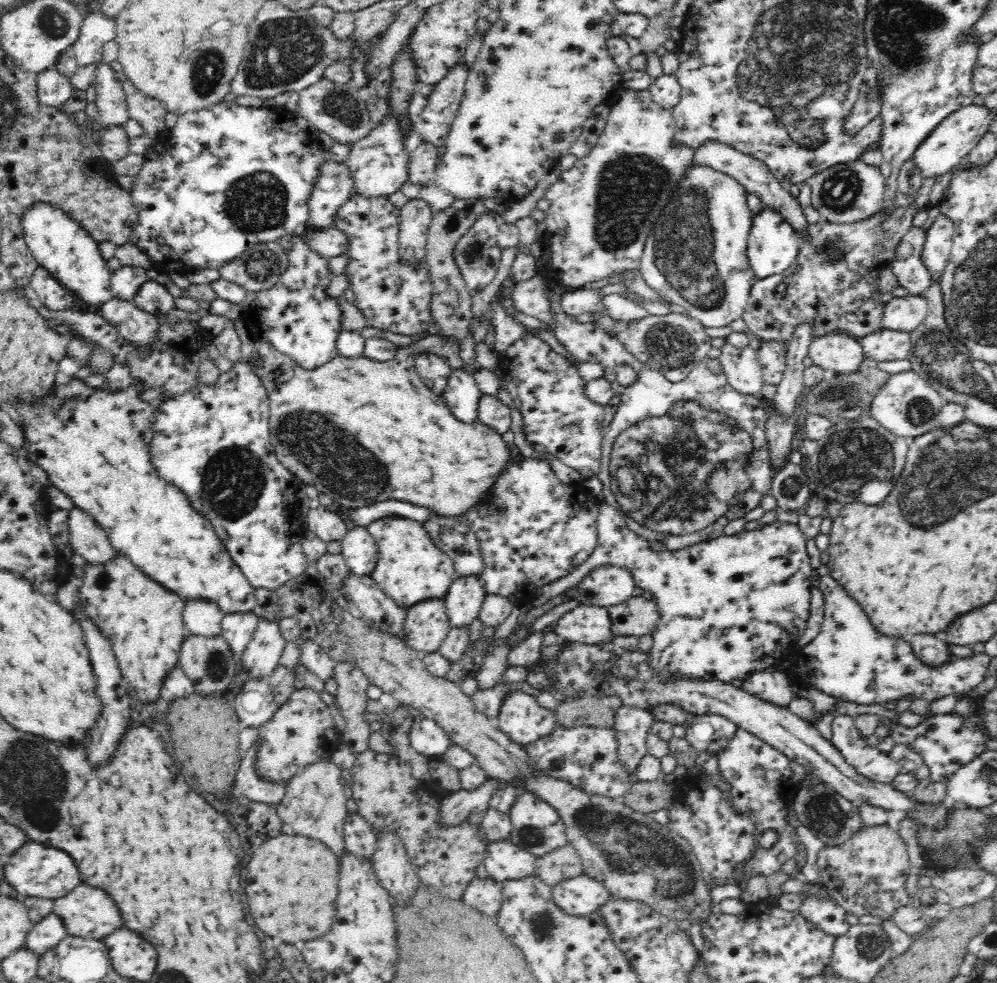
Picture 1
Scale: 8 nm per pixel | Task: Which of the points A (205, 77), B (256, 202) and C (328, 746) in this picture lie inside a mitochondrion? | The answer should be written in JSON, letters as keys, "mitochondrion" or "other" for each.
{"A":"mitochondrion","B":"mitochondrion","C":"other"}

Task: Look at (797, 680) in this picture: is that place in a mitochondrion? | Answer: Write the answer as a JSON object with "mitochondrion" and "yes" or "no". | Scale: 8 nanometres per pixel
{"mitochondrion":"no"}

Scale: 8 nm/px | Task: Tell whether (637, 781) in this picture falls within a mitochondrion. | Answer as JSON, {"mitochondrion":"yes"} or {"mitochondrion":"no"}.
{"mitochondrion":"no"}

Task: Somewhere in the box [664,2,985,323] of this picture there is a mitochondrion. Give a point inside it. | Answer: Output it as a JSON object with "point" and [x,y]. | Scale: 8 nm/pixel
{"point":[839,192]}

